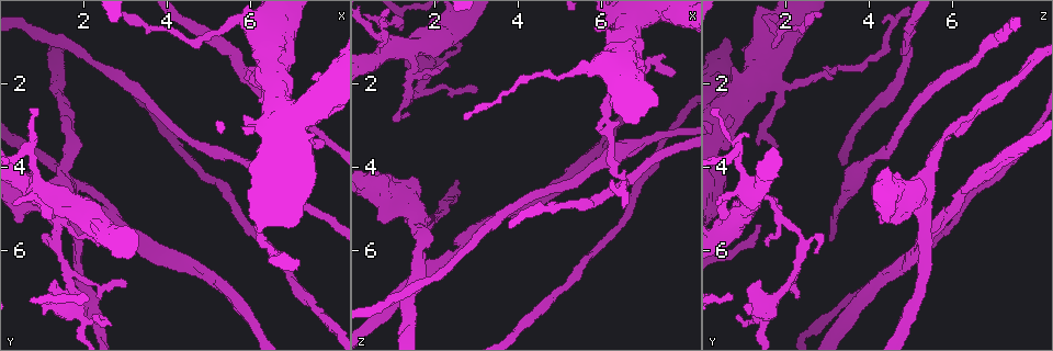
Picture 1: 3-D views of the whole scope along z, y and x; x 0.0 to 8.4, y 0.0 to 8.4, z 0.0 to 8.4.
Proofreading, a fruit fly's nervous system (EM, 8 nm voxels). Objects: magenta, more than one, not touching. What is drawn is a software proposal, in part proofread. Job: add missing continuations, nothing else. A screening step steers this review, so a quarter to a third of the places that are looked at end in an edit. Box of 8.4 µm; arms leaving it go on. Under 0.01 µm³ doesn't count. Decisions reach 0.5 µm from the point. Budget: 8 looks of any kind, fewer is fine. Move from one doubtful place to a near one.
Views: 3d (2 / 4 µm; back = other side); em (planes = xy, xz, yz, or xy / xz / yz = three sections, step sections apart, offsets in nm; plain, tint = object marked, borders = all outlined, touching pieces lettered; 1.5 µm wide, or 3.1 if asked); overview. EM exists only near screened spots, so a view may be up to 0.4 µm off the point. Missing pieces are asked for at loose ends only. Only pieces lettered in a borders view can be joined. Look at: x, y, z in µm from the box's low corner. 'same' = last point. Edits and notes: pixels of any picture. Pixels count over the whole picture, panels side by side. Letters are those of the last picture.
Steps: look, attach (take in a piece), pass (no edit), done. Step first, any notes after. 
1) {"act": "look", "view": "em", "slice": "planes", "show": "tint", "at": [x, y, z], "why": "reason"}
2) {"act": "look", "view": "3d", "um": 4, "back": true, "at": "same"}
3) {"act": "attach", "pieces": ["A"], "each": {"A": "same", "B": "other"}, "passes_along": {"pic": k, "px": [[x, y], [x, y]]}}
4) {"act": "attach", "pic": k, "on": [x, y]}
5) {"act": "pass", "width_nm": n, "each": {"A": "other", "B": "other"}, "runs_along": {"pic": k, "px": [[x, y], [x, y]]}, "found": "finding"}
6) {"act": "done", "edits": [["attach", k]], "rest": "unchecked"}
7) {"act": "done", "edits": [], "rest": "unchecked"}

{"act": "look", "view": "em", "slice": "yz", "step": 4, "show": "tint", "at": [3.00, 6.90, 2.15], "why": "thin end"}

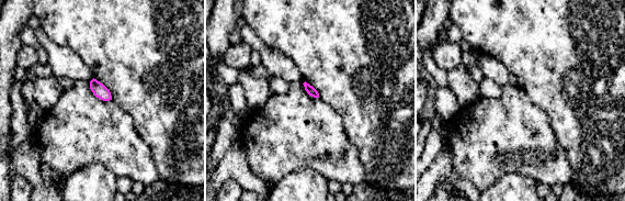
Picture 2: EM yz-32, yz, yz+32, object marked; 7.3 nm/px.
{"act": "look", "view": "em", "slice": "planes", "show": "tint", "at": "same"}

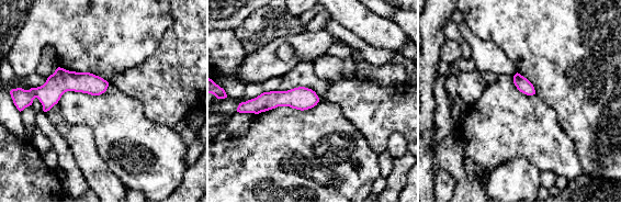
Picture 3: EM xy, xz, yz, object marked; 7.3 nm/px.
{"act": "look", "view": "em", "slice": "planes", "show": "borders", "at": "same"}

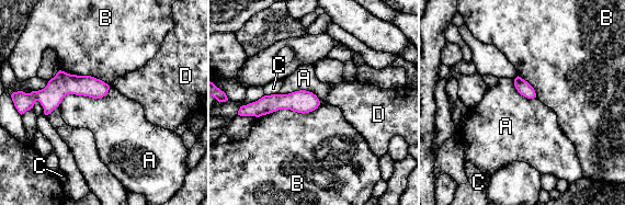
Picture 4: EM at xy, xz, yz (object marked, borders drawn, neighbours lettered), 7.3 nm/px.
{"act": "pass", "width_nm": 100, "each": {"A": "other", "B": "other", "C": "other", "D": "other"}, "border": {"pic": 4, "px": [[110, 88], [57, 106]]}, "found": "none of them fits"}

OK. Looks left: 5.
{"act": "look", "view": "em", "slice": "planes", "show": "borders", "at": [6.15, 5.45, 1.35], "why": "long arm stops here"}

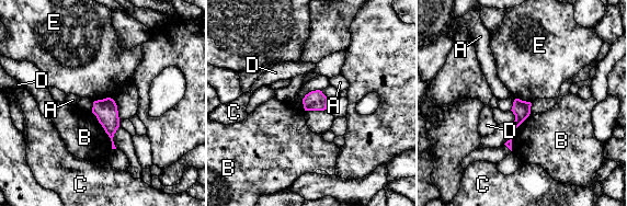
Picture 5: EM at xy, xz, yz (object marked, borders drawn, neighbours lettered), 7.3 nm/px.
{"act": "pass", "each": {"A": "other", "B": "other", "C": "other", "D": "other", "E": "other"}, "found": "none of them fits"}

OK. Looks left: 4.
{"act": "look", "view": "3d", "um": 2, "at": [1.05, 7.50, 1.15], "why": "an open end"}

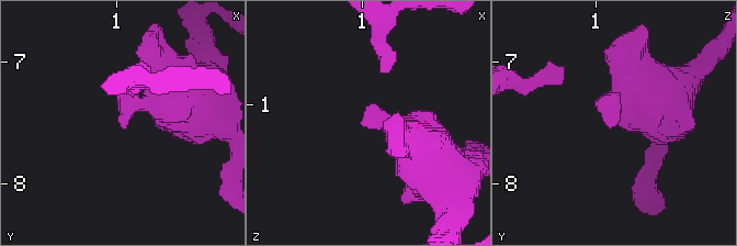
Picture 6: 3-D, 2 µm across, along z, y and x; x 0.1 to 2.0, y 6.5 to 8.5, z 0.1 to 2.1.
{"act": "look", "view": "em", "slice": "planes", "show": "borders", "at": [1.04, 7.52, 1.18], "why": "need the tissue"}

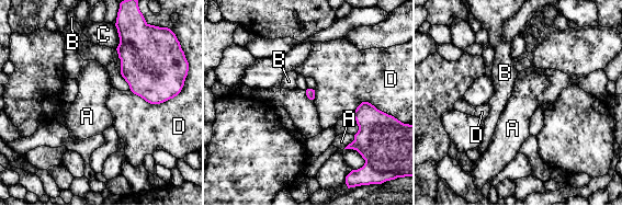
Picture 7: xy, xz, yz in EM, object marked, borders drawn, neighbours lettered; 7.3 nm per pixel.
{"act": "pass", "each": {"A": "other", "B": "other", "C": "other", "D": "other"}, "border": {"pic": 7, "px": [[354, 136], [343, 148]]}, "found": "no lettered piece goes on from it"}

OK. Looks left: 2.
{"act": "done", "edits": [], "rest": "unchecked"}

